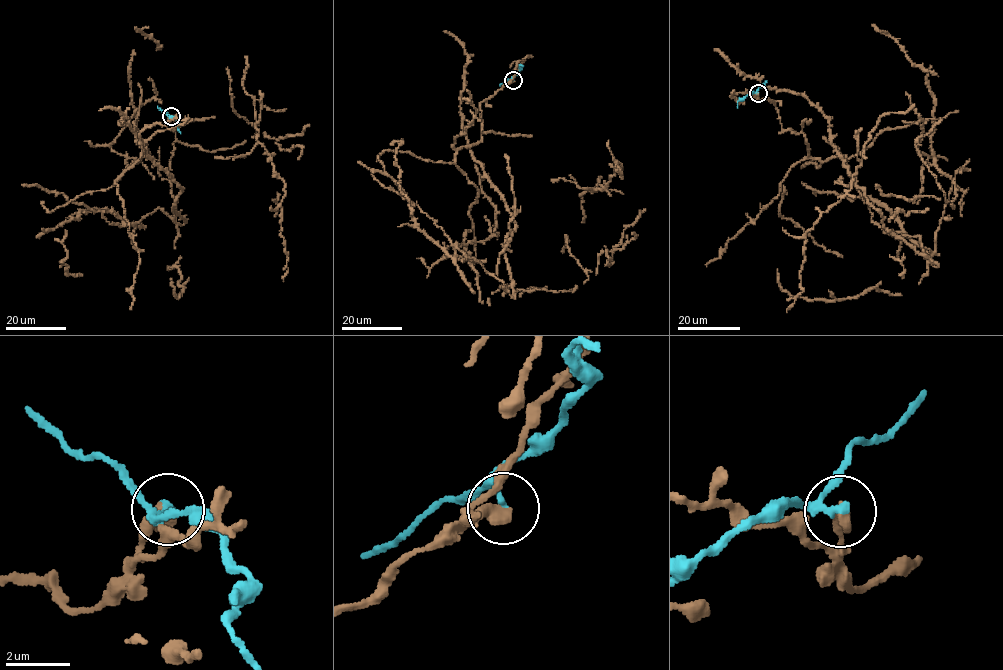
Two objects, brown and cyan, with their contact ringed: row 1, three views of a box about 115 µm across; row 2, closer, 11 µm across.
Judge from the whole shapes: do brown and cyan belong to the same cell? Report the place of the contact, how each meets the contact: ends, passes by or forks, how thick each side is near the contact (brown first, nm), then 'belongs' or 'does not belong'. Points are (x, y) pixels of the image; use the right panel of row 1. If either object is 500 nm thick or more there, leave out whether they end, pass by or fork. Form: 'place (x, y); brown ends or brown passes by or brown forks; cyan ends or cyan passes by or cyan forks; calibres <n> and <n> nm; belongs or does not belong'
place (758, 93); brown ends; cyan passes by; calibres 480 and 200 nm; does not belong

